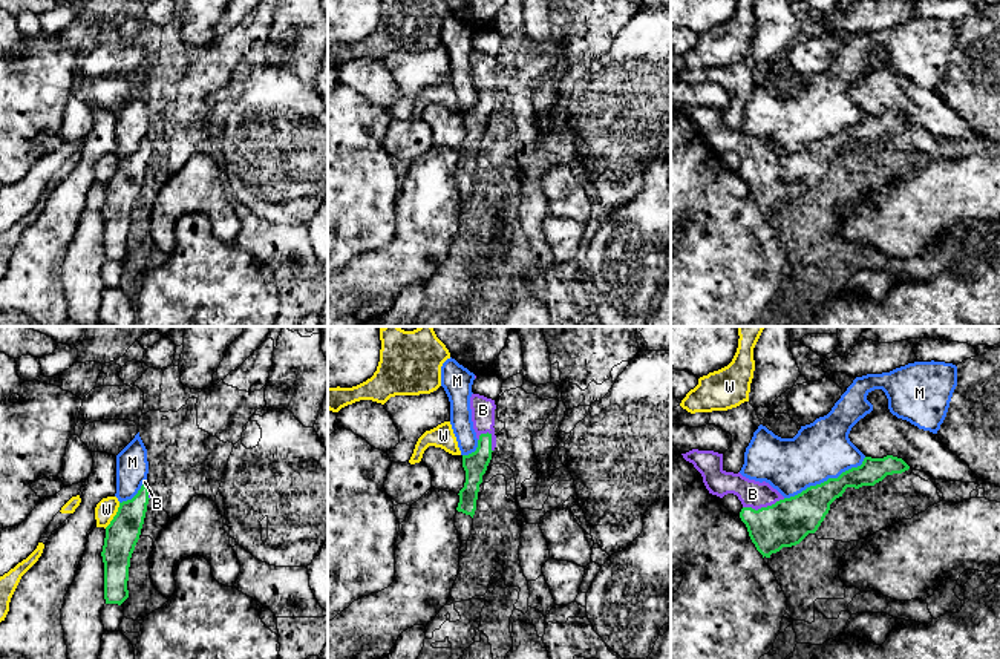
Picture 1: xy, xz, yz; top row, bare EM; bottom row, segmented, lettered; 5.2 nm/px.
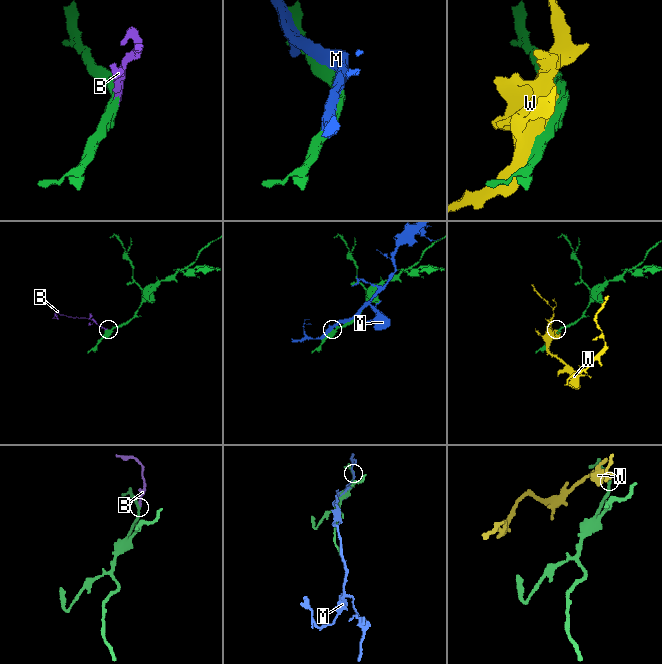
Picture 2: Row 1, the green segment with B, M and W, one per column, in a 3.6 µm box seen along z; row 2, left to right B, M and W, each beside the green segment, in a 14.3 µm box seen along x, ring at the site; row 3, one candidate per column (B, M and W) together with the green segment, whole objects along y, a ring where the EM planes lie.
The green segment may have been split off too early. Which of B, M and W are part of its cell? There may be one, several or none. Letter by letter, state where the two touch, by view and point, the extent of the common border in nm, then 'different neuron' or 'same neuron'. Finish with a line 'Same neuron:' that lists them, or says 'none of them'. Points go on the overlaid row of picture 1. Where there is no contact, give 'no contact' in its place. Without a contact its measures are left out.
B: meets green in yz at (763, 508); contact 220 nm long; same neuron
M: meets green in yz at (827, 480); contact 480 nm long; different neuron
W: meets green in xy at (115, 515); contact 160 nm long; different neuron
Same neuron: B

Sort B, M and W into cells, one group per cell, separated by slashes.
B / M / W

